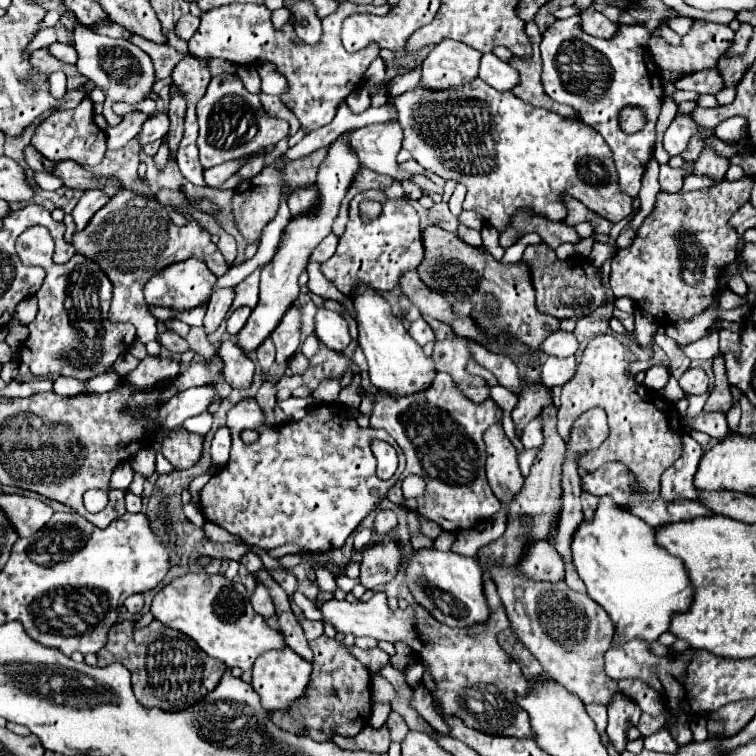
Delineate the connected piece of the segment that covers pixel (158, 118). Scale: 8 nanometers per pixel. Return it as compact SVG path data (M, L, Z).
M157 113L157 115L149 117L143 123L143 127L139 131L139 143L147 145L147 143L151 143L155 139L163 139L167 135L167 131L169 131L169 117L167 117L167 113Z

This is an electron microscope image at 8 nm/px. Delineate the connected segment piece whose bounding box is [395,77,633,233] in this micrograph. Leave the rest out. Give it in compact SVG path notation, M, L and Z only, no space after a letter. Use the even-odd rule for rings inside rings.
M479 77L465 87L449 91L427 91L415 87L413 91L399 95L395 99L395 107L405 133L403 149L407 149L423 169L435 171L445 181L453 179L465 183L467 197L463 209L477 211L499 233L511 225L519 209L531 209L549 221L565 219L565 195L581 201L589 211L611 223L619 223L631 215L633 199L627 193L621 193L617 185L617 171L609 145L595 129L581 121L565 119L547 109L525 105L513 93L501 93Z

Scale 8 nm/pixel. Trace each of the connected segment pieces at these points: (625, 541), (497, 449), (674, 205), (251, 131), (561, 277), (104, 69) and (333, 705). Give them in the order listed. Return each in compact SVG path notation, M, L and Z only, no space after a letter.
M599 497L599 501L601 503L595 513L595 519L583 521L575 531L575 537L571 541L573 563L577 567L579 577L587 585L589 597L609 613L617 627L617 637L613 645L623 645L635 637L653 643L655 639L659 639L661 633L669 631L673 615L685 613L693 603L693 585L689 581L687 569L679 557L665 553L665 549L657 545L653 527L649 527L639 517L633 517L633 513L617 509L611 497Z
M491 425L485 431L487 447L487 479L495 497L509 505L511 497L519 493L523 485L523 475L517 465L517 449L505 437L501 425Z
M745 177L699 191L659 191L655 207L637 229L633 243L617 249L611 257L609 285L613 295L629 297L661 325L693 319L707 307L715 307L713 291L719 273L735 261L739 243L739 235L729 225L729 217L749 201L751 187L753 179Z
M215 75L207 87L207 93L197 103L199 119L199 159L205 169L221 165L225 161L253 155L267 145L273 145L289 135L289 123L267 115L257 95L251 95L237 75Z
M539 243L527 245L521 261L529 265L531 281L537 291L537 309L541 309L547 315L553 315L557 319L577 319L607 303L607 293L601 285L603 269L597 269L587 257L571 257L567 261L561 261L557 259L555 251L549 249L549 245Z
M77 23L75 49L79 53L77 69L81 71L81 75L85 75L89 81L93 81L95 85L99 85L105 91L105 95L107 95L105 105L111 105L115 101L125 101L129 105L135 105L135 103L143 101L147 97L147 93L151 93L153 81L155 81L151 57L145 51L141 51L139 47L135 47L131 41L97 35L91 29Z
M321 635L313 639L311 649L315 653L311 683L305 701L299 701L289 711L269 713L273 723L285 731L311 737L313 741L331 741L333 735L355 737L371 717L371 683L369 671L351 655L351 651L337 639Z

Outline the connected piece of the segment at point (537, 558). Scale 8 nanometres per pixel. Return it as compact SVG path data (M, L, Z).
M549 541L533 543L533 547L529 547L517 569L535 581L563 581L565 577L561 557Z

